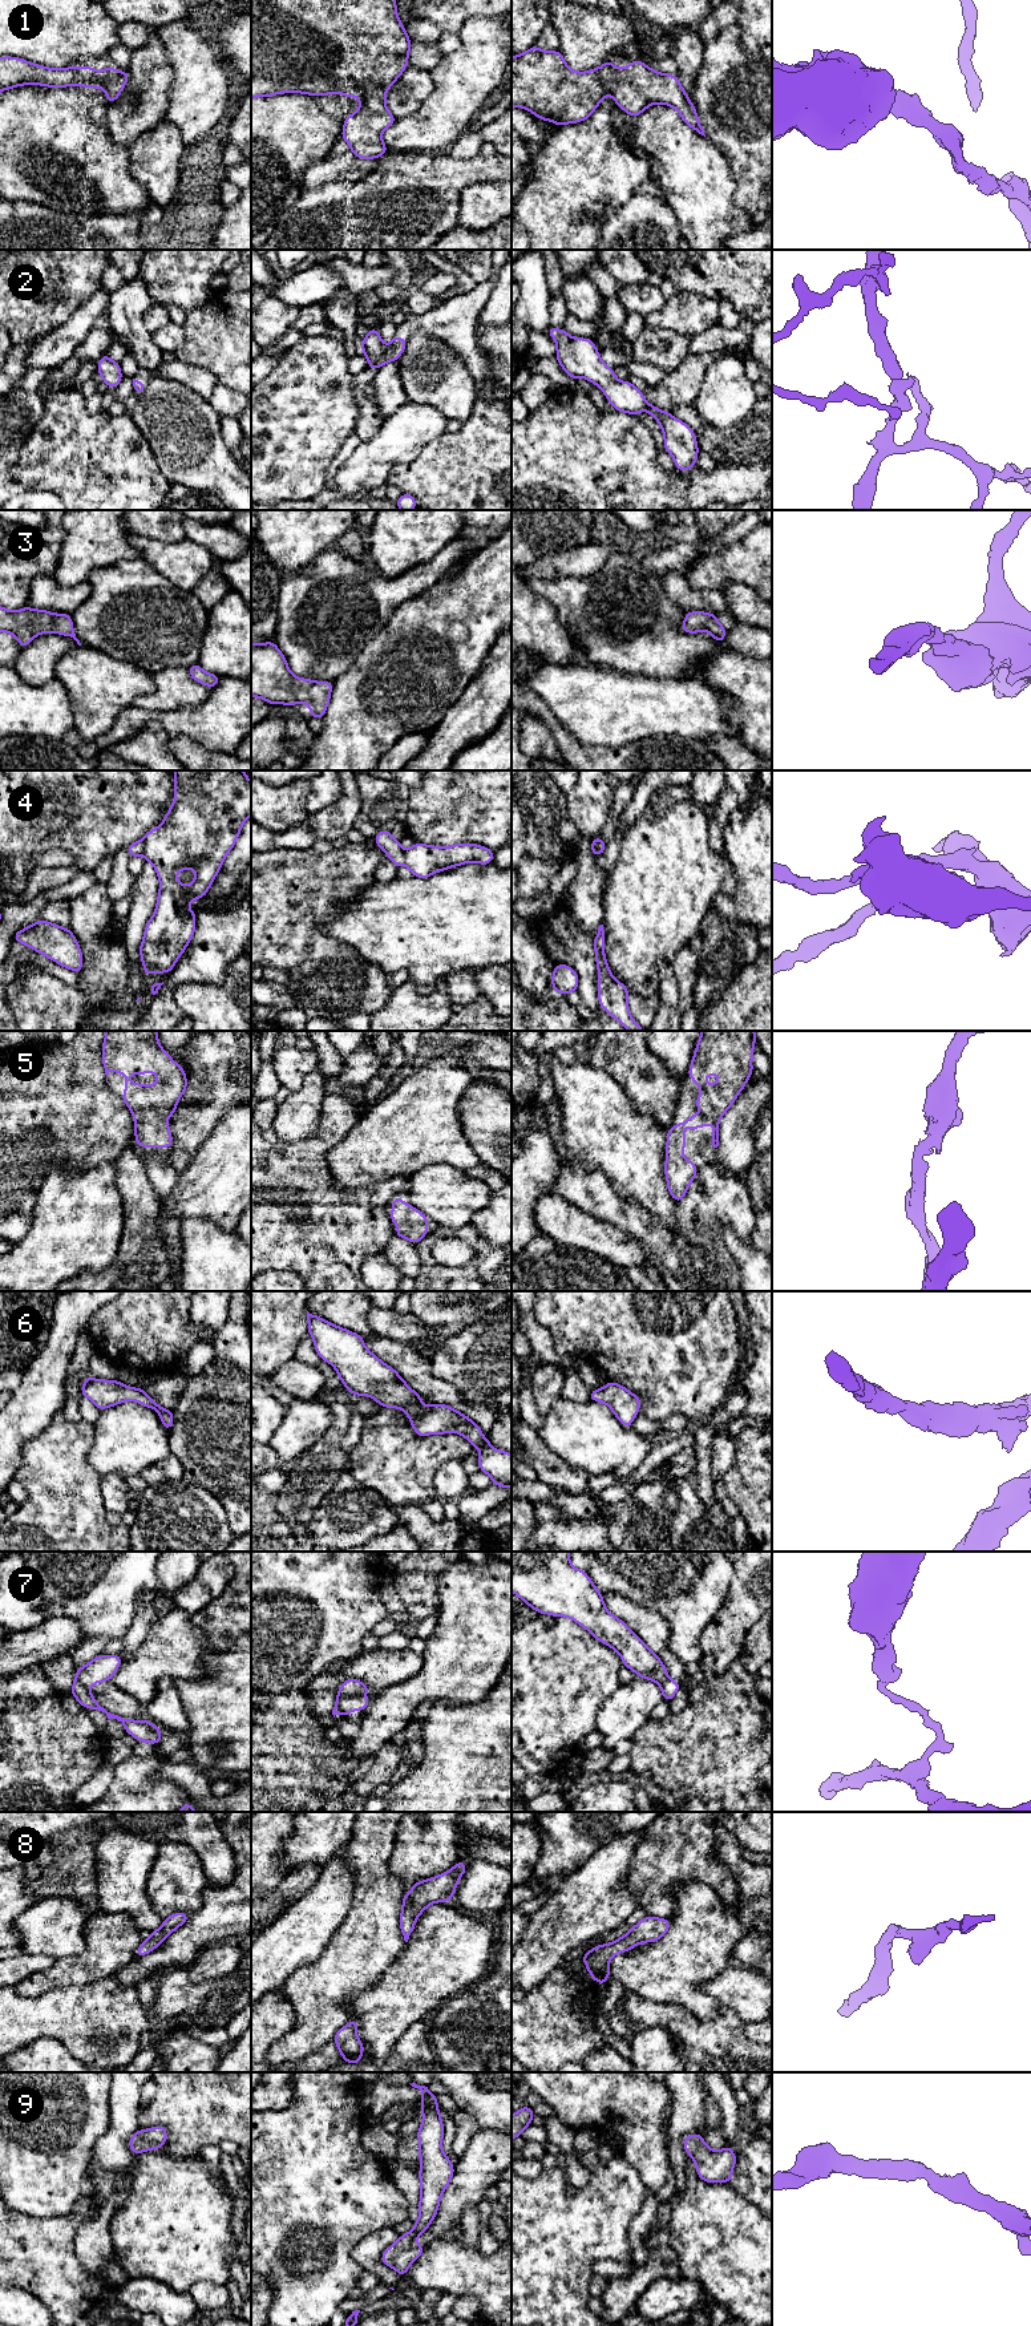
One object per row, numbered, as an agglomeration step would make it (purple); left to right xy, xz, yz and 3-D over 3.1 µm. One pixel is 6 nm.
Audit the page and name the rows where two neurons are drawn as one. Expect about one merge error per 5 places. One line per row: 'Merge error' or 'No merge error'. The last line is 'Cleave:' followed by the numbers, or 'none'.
1: No merge error
2: No merge error
3: No merge error
4: Merge error
5: No merge error
6: No merge error
7: Merge error
8: No merge error
9: No merge error
Cleave: 4, 7

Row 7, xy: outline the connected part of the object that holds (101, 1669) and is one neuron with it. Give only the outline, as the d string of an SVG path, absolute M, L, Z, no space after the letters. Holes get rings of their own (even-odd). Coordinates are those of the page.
M98 1655L76 1670L76 1679L90 1688L94 1683L109 1682L122 1663L121 1655Z

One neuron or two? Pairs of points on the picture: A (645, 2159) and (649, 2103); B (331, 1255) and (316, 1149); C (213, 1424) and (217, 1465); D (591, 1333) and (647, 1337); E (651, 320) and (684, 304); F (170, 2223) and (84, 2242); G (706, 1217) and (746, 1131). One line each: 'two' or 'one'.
A: one
B: one
C: one
D: one
E: one
F: two
G: two

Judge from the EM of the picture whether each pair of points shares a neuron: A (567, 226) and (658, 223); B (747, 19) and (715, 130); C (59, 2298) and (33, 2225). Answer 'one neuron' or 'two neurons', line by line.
A: two neurons
B: two neurons
C: one neuron

